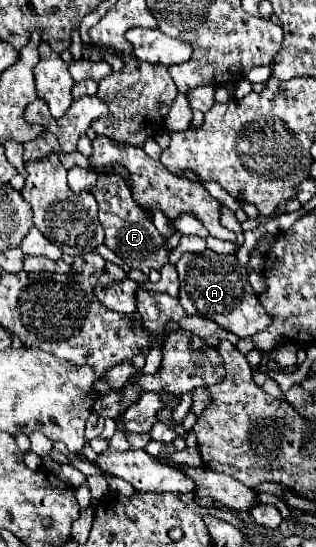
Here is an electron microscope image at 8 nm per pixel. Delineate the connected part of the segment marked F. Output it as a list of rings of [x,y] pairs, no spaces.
[[[101,174],[97,184],[91,188],[91,194],[97,194],[99,220],[105,228],[105,246],[111,248],[131,270],[139,270],[149,276],[151,270],[161,270],[161,266],[169,262],[167,240],[157,232],[147,212],[137,206],[123,178],[117,174]]]

